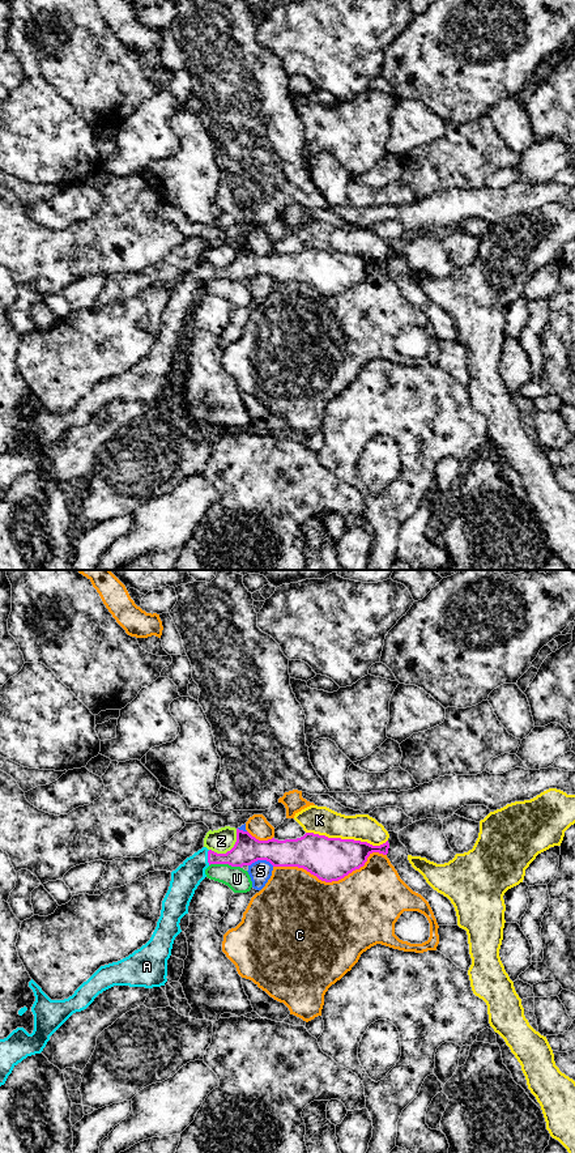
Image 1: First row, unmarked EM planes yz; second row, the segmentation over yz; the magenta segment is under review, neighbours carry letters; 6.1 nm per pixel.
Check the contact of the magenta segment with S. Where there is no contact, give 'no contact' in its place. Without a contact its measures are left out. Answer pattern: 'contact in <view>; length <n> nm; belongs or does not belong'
contact in yz; length 160 nm; does not belong

